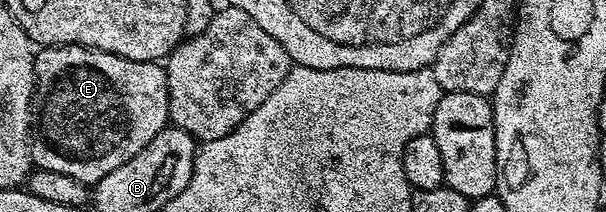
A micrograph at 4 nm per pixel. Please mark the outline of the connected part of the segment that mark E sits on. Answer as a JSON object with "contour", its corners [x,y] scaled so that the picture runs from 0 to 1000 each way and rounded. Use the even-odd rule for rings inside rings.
{"contour":[[[109,203],[104,222],[69,222],[56,288],[59,377],[59,632],[50,684],[58,792],[112,816],[125,854],[153,873],[205,759],[218,759],[281,580],[281,443],[274,321],[266,292],[233,297],[150,222]]]}

